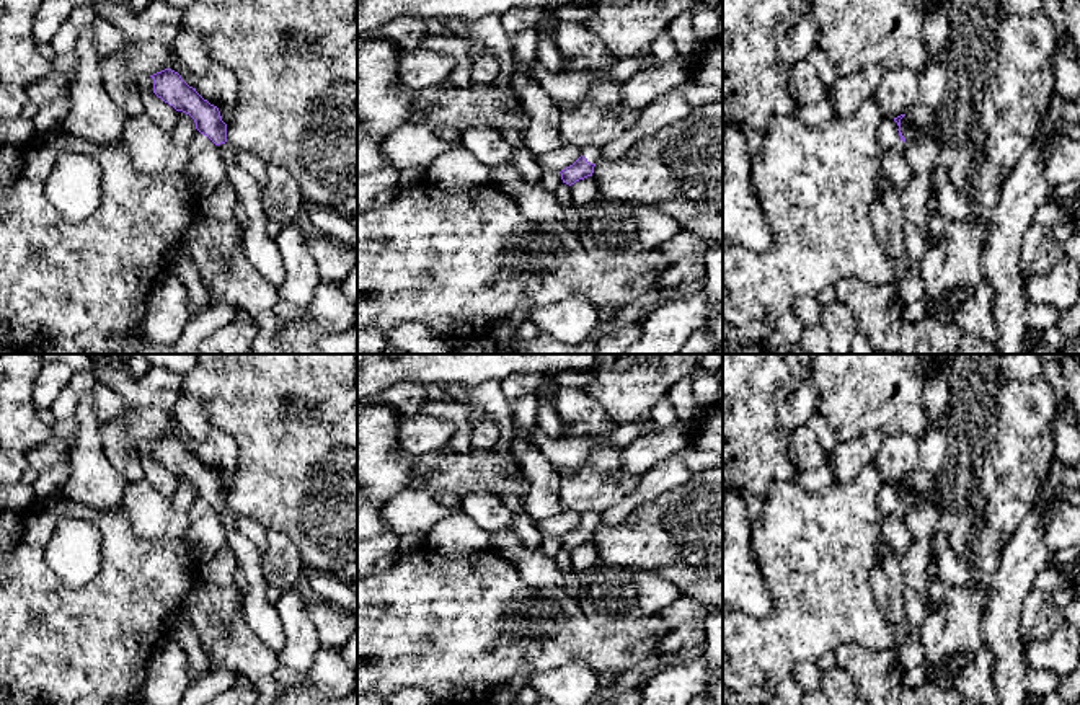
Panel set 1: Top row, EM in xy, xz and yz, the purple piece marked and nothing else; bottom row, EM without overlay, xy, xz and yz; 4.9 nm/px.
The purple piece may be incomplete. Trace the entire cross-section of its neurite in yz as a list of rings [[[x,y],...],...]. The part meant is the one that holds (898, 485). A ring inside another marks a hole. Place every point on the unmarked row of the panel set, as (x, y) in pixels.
[[[901,480],[894,485],[891,483],[883,483],[879,498],[878,498],[878,506],[881,514],[892,514],[897,516],[901,521],[904,521],[904,516],[907,514],[905,503],[901,498],[901,485],[905,480]]]

